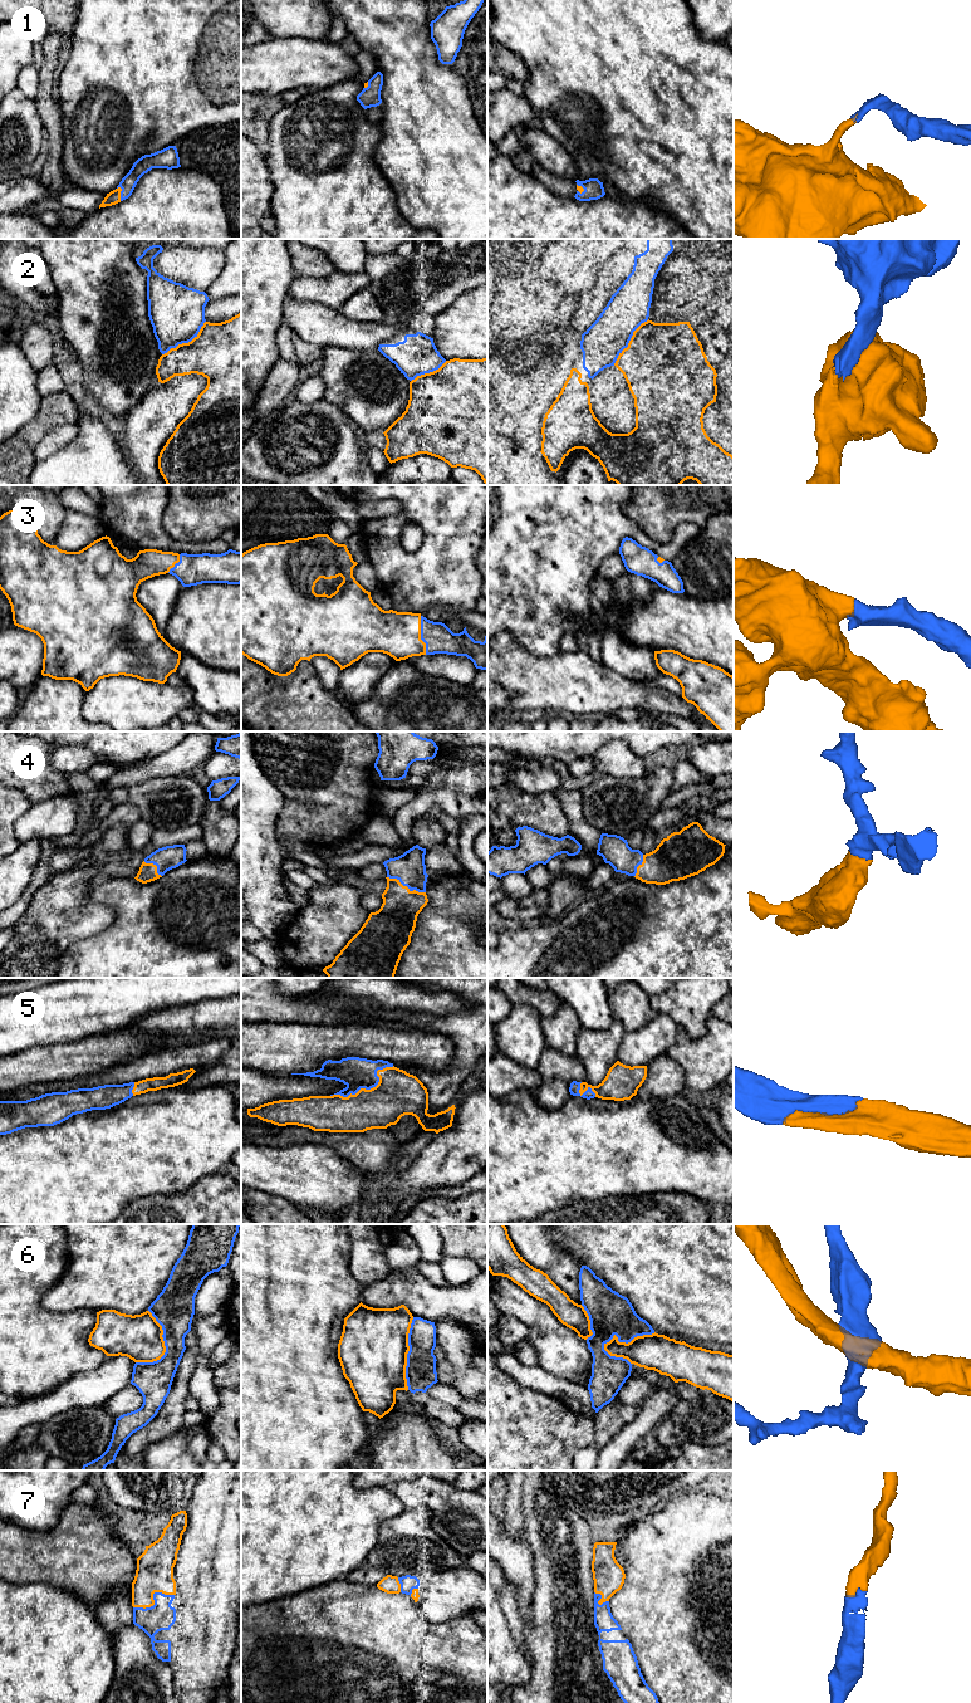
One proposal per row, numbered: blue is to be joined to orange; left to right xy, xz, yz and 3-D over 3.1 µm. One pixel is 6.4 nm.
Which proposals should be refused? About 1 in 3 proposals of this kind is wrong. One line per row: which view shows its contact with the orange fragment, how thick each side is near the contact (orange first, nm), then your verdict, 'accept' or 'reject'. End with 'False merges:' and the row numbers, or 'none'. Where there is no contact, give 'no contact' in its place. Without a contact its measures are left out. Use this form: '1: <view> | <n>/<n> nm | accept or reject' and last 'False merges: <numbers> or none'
1: xy | 90/100 nm | accept
2: yz | 500/260 nm | accept
3: xz | 280/190 nm | accept
4: xz | 260/200 nm | accept
5: xz | 280/200 nm | accept
6: yz | 240/280 nm | reject
7: xy | 240/180 nm | accept
False merges: 6

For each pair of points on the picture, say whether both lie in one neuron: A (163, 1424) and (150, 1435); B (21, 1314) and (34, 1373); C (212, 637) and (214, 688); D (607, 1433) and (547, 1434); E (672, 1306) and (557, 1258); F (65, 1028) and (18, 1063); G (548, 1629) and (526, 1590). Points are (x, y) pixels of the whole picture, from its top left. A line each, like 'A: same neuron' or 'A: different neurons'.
A: same neuron
B: same neuron
C: different neurons
D: different neurons
E: different neurons
F: different neurons
G: different neurons

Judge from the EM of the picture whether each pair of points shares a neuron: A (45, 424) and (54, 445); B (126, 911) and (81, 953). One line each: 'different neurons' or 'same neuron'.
A: different neurons
B: same neuron

